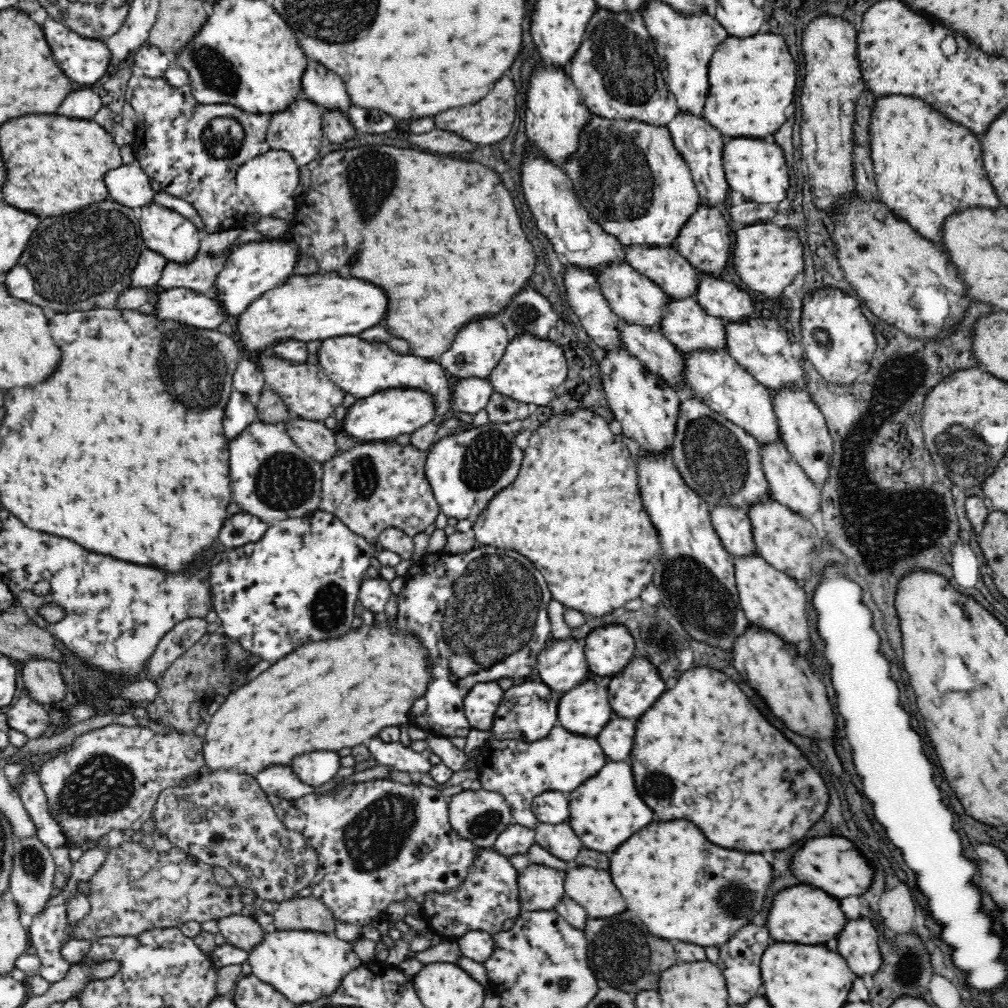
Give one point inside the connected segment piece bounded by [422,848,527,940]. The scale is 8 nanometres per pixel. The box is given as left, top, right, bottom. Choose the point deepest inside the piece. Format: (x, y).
(491, 897)

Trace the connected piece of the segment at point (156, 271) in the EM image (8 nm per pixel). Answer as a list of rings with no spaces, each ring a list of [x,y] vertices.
[[[144,248],[140,253],[137,266],[130,273],[130,289],[155,289],[155,284],[160,280],[164,266],[168,263],[160,254]]]

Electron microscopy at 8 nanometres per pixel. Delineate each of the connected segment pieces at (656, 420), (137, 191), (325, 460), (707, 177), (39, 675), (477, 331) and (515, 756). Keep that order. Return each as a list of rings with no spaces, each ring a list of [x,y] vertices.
[[[622,345],[607,349],[599,364],[602,388],[606,394],[604,399],[614,418],[627,430],[624,433],[633,437],[641,446],[651,447],[651,450],[660,450],[662,446],[668,446],[668,442],[672,443],[678,406],[684,392],[662,374],[648,370],[636,355]]]
[[[138,164],[111,170],[106,183],[111,200],[131,209],[146,209],[156,200],[156,184]]]
[[[293,417],[287,433],[309,457],[321,465],[328,464],[339,452],[339,429],[327,428],[323,421],[307,421]]]
[[[679,110],[667,126],[672,132],[672,137],[680,150],[680,154],[691,166],[691,173],[695,177],[696,186],[699,188],[700,199],[718,206],[730,192],[722,166],[722,146],[724,146],[722,134],[714,126],[710,126],[703,116],[683,110]]]
[[[32,660],[24,662],[24,683],[32,698],[41,704],[59,703],[66,696],[66,680],[60,672],[58,663]]]
[[[494,318],[484,320],[482,324],[468,324],[464,330],[461,330],[452,343],[451,349],[441,354],[437,361],[442,368],[454,378],[487,380],[496,368],[496,365],[502,360],[510,339],[507,338],[507,329]]]
[[[557,724],[548,736],[532,742],[518,738],[490,738],[481,746],[476,768],[484,790],[500,791],[507,798],[515,824],[535,829],[540,822],[531,809],[534,796],[550,790],[570,794],[582,782],[596,776],[606,762],[606,754],[596,738],[572,734]]]

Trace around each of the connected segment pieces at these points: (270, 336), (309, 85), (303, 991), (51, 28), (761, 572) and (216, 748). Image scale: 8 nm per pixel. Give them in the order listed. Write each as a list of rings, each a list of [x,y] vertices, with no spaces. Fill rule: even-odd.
[[[322,272],[310,275],[292,273],[270,290],[264,291],[264,294],[260,294],[242,314],[232,319],[232,322],[238,329],[238,336],[244,348],[250,352],[256,352],[256,350],[264,350],[286,341],[325,341],[330,337],[358,334],[360,330],[376,326],[380,322],[380,314],[384,314],[384,294],[380,294],[380,290],[376,290],[374,286],[368,286],[366,282],[352,280],[352,278],[348,280],[348,278],[340,278],[338,274]]]
[[[310,66],[303,76],[303,94],[306,101],[322,110],[343,113],[350,108],[350,96],[338,74],[322,66]]]
[[[272,929],[262,944],[251,950],[249,964],[254,975],[272,983],[276,990],[299,1006],[331,997],[342,985],[344,977],[364,966],[365,962],[350,942],[338,939],[335,933]]]
[[[47,15],[40,24],[44,30],[45,40],[48,40],[52,48],[52,56],[57,65],[64,70],[68,78],[82,85],[92,85],[98,79],[106,77],[109,73],[110,49],[101,39],[86,38],[76,31],[68,28],[64,23],[58,22],[55,18]]]
[[[757,551],[732,554],[732,568],[739,603],[749,623],[761,624],[772,628],[772,631],[780,632],[784,639],[796,640],[796,643],[800,643],[806,653],[811,633],[806,616],[808,600],[802,589],[802,582],[788,574],[787,571],[772,566]]]
[[[384,614],[378,615],[378,624],[372,626],[372,628],[364,624],[354,630],[352,634],[346,634],[342,640],[336,640],[336,642],[318,642],[316,646],[304,646],[304,650],[298,650],[296,654],[290,654],[288,658],[276,662],[264,674],[260,674],[254,680],[250,680],[246,685],[240,686],[238,690],[234,690],[226,696],[226,700],[222,706],[211,716],[206,728],[206,736],[201,740],[201,772],[218,773],[234,771],[238,774],[256,777],[273,766],[292,767],[298,758],[310,753],[338,753],[342,748],[352,749],[353,747],[367,744],[368,740],[371,741],[376,738],[382,728],[386,728],[386,726],[398,727],[400,724],[404,724],[404,722],[409,720],[408,710],[410,710],[412,702],[418,696],[422,696],[422,692],[424,692],[424,688],[426,688],[429,682],[430,668],[424,656],[426,656],[426,652],[420,646],[417,646],[417,642],[414,642],[412,638],[402,638],[401,634],[398,634],[394,624],[392,627],[388,627],[388,623],[384,620]]]

